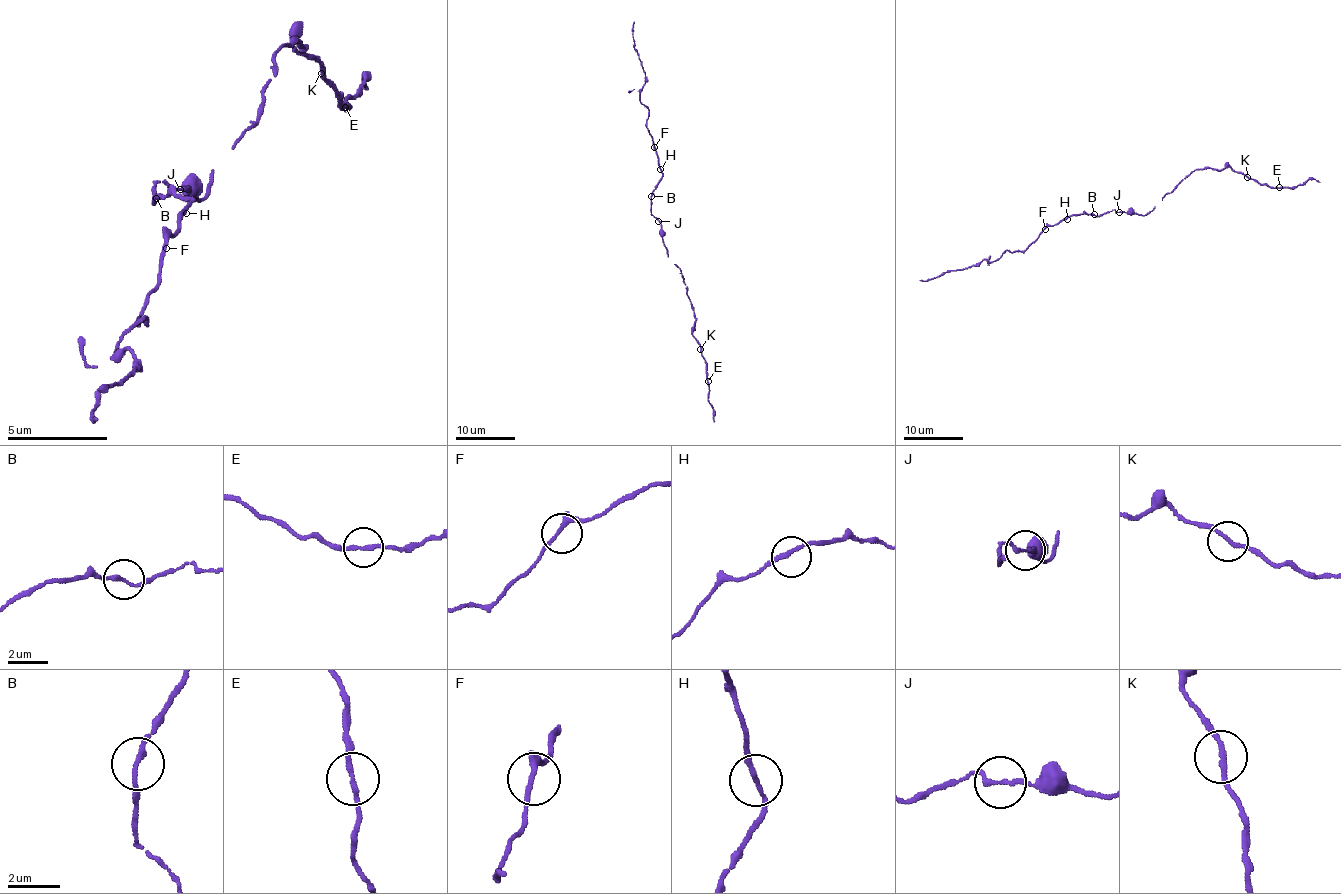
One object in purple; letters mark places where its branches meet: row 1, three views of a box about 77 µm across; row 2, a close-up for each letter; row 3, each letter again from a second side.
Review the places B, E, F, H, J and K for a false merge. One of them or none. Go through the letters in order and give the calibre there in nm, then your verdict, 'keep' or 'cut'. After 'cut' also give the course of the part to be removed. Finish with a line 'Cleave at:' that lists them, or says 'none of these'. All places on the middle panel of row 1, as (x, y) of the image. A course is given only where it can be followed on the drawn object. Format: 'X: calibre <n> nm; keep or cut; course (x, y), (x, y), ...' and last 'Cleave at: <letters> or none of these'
B: calibre 170 nm; keep
E: calibre 190 nm; cut; course (708, 382), (714, 422)
F: calibre 220 nm; keep
H: calibre 190 nm; keep
J: calibre 150 nm; keep
K: calibre 180 nm; keep
Cleave at: E

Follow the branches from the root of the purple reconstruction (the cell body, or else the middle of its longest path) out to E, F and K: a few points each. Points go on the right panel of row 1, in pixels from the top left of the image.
E: (1119, 211), (1149, 213), (1182, 180), (1195, 170), (1204, 168), (1223, 170), (1231, 167), (1260, 183), (1280, 188)
F: (1119, 211), (1106, 211), (1098, 216), (1070, 214), (1045, 229)
K: (1119, 211), (1149, 213), (1195, 170), (1231, 167), (1247, 177)

